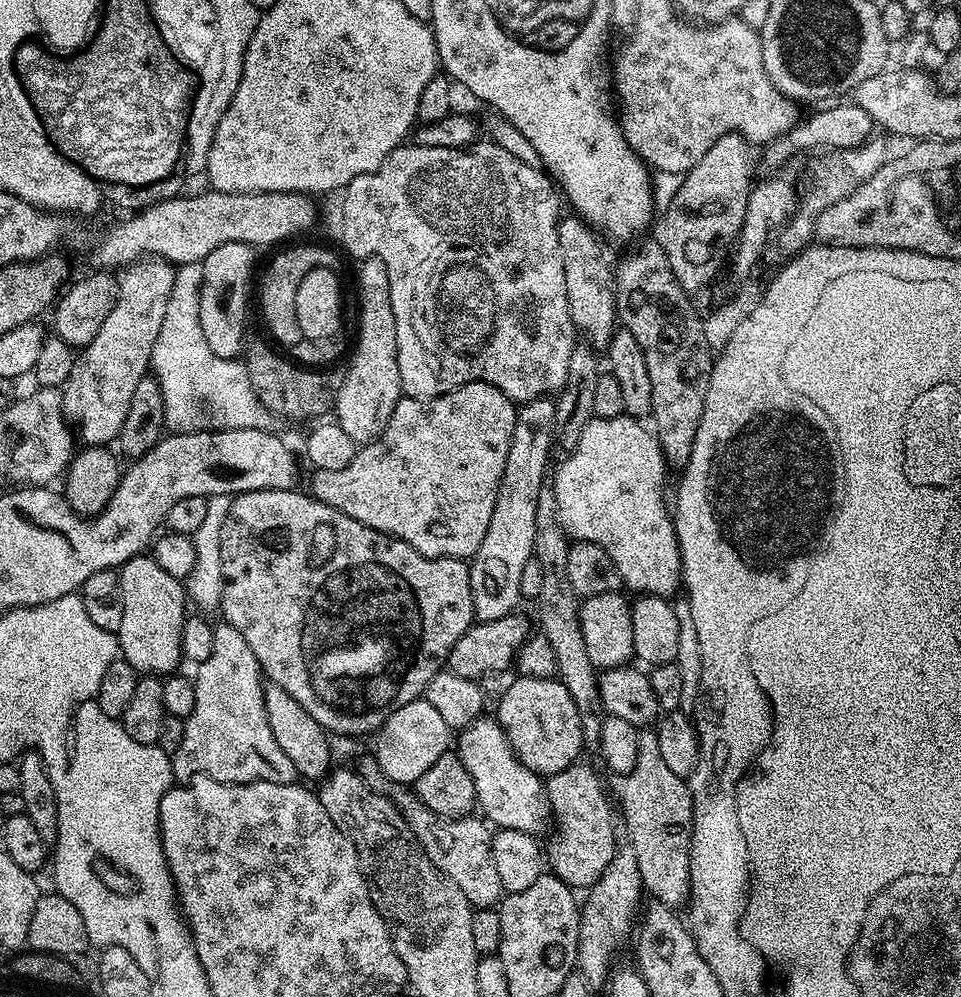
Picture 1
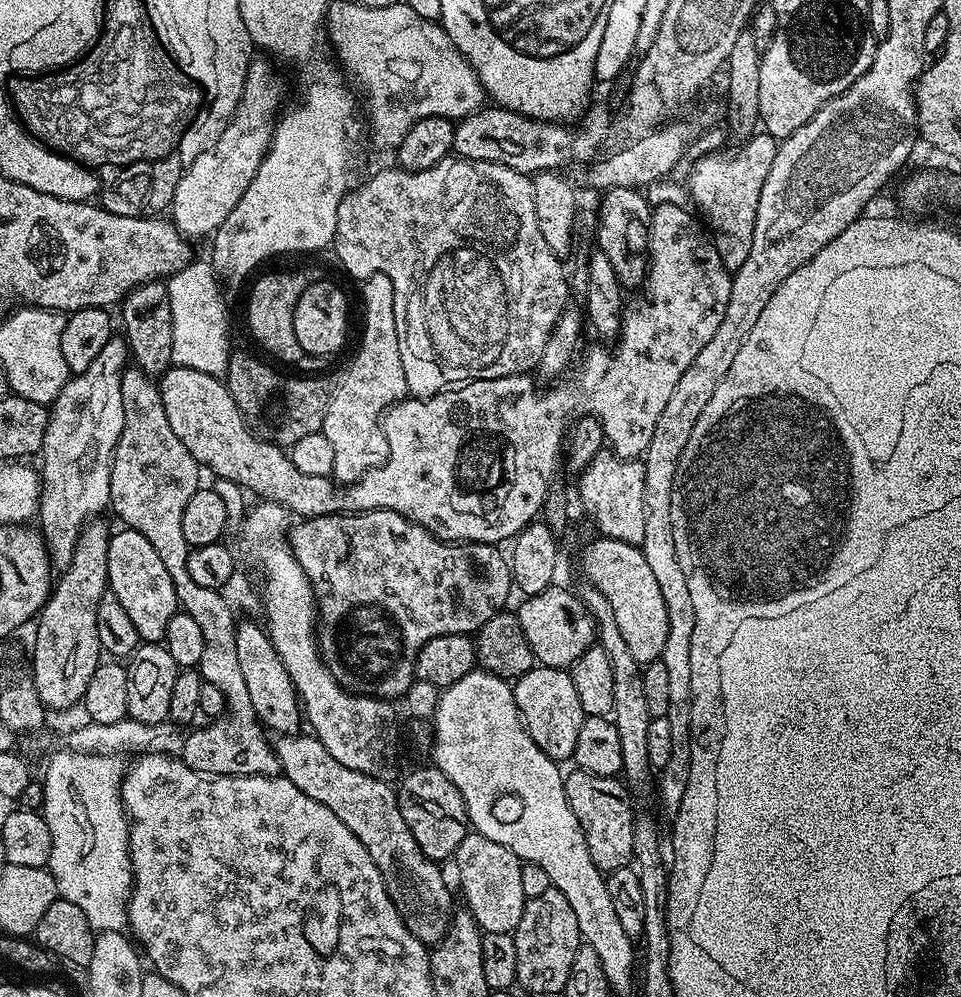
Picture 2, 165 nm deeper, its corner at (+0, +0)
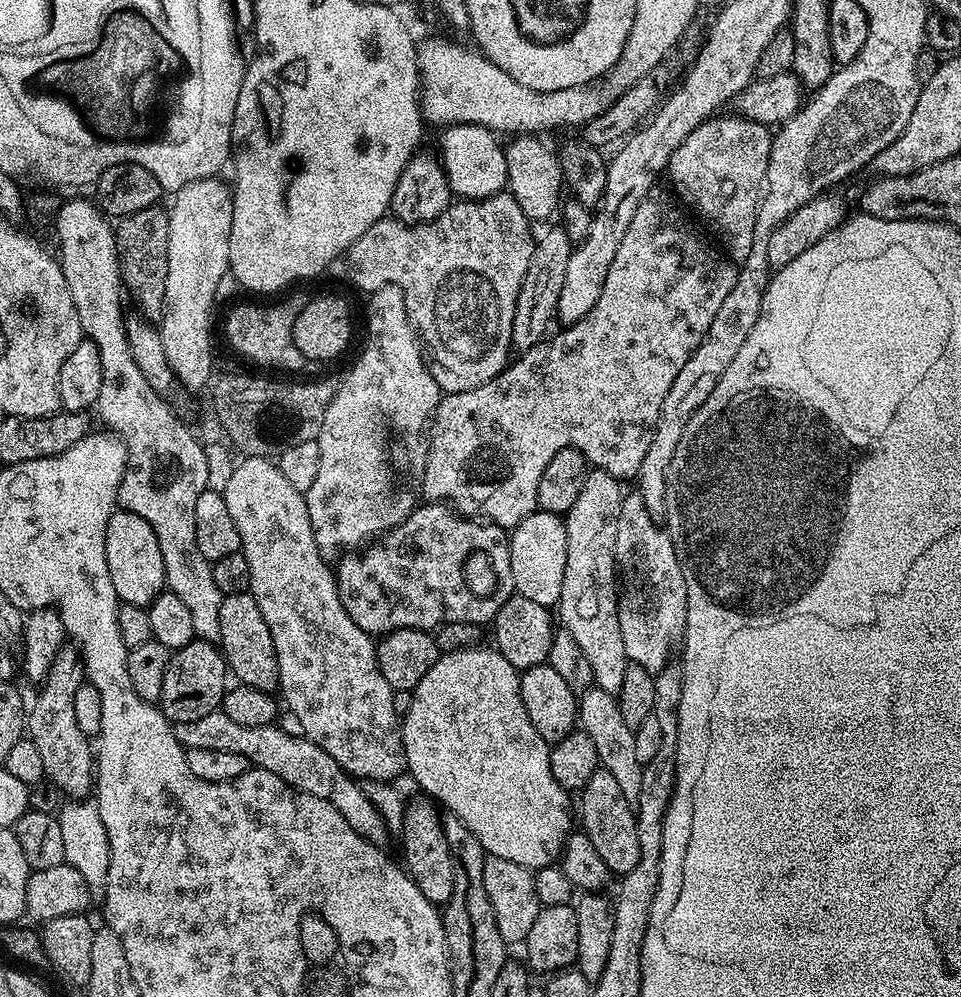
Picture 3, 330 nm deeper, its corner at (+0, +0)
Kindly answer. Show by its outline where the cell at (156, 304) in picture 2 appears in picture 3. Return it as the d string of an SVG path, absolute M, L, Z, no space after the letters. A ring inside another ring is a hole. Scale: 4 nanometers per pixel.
M163 207L138 210L115 225L116 250L120 254L120 278L123 287L136 303L135 311L144 319L159 322L164 317L166 274L170 250L170 222Z

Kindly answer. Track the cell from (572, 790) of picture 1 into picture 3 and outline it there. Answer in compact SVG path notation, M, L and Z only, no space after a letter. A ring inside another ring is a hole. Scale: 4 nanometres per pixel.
M598 770L586 782L586 786L579 789L580 808L578 804L578 824L590 838L594 850L602 857L602 862L617 877L625 876L634 866L638 866L638 826L634 804L626 800L617 780L605 770Z

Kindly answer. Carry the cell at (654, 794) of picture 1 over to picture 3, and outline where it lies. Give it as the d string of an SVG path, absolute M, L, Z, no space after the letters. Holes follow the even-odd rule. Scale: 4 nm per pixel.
M599 470L589 471L586 482L582 482L582 491L578 493L572 509L566 513L566 574L562 578L562 594L558 605L558 620L563 631L574 637L584 656L590 661L592 682L602 691L613 694L619 692L622 678L629 664L626 646L622 643L622 626L618 626L618 569L614 541L618 539L618 510L622 506L625 493L620 492L621 481Z

